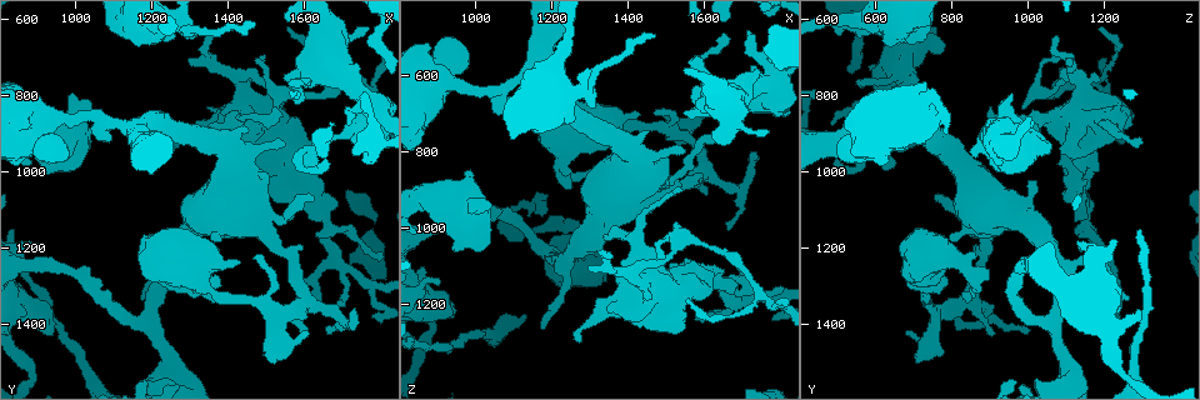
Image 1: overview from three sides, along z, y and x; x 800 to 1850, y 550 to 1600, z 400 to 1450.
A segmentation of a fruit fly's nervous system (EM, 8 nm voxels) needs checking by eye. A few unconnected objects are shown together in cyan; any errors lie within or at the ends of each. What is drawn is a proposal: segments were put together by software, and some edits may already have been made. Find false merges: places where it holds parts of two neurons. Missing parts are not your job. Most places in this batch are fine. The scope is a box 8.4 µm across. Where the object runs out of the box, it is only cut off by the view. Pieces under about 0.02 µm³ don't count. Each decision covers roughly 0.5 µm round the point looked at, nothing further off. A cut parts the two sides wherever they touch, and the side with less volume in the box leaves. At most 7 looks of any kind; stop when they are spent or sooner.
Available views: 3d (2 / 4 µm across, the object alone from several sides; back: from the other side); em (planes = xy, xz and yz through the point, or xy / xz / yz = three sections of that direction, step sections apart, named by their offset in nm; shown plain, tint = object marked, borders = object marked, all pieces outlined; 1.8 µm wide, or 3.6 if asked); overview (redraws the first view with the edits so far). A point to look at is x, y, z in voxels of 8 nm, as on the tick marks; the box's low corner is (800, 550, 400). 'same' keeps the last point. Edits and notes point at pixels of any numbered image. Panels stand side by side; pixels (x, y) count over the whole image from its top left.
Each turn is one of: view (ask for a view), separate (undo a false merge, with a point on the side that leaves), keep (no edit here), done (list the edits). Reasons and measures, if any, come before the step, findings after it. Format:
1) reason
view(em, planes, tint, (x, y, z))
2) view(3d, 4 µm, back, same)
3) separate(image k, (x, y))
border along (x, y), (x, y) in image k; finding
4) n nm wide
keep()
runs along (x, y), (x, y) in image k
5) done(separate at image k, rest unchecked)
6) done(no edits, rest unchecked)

view(3d, 4 µm, (1345, 870, 1195))

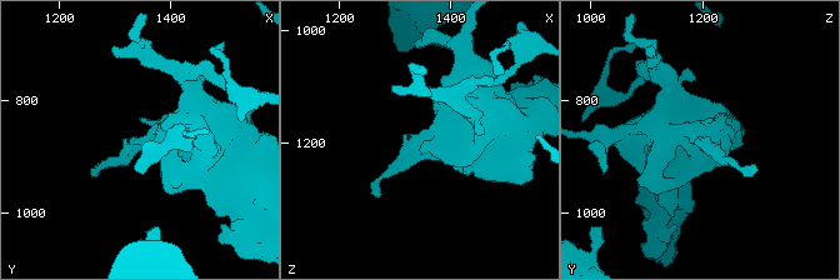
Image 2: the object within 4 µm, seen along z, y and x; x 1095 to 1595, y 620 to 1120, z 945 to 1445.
now the EM
view(em, planes, tint, (1345, 875, 1195))

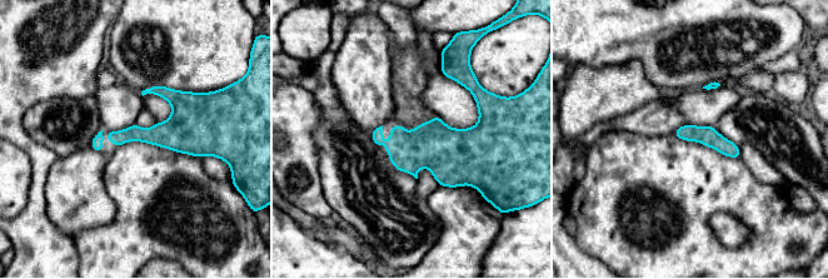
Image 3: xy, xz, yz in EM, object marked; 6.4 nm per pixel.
keep()
runs along (206, 133), (103, 135), (94, 144) in image 3; one neuron here

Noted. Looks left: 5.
three arms meet
view(em, 3.6 µm, planes, plain, (1405, 910, 770))

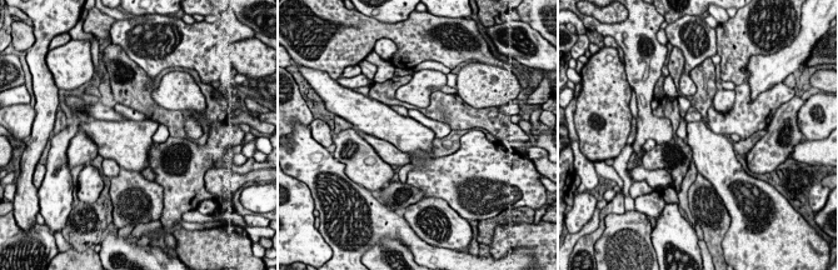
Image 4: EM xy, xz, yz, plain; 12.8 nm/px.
view(em, 3.6 µm, planes, tint, same)

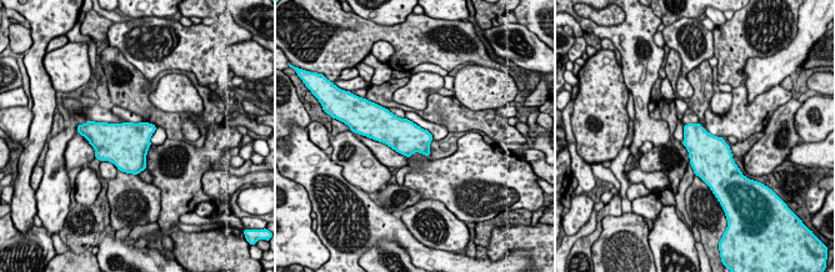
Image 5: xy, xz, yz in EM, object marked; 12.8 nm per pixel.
380 nm wide
keep()
continuous, no second neuron

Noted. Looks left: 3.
sudden change in width
view(em, 3.6 µm, planes, plain, (1285, 625, 635))

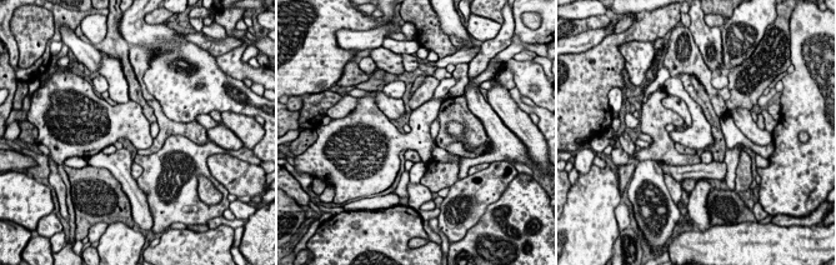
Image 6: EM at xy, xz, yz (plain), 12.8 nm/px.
where the object lies
view(em, 3.6 µm, planes, tint, same)

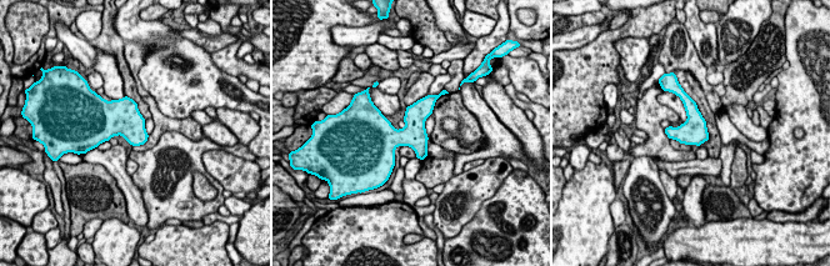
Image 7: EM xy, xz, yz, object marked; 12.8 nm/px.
340 nm wide
keep()
all the same neuron

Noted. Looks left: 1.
done(no edits, rest unchecked)

